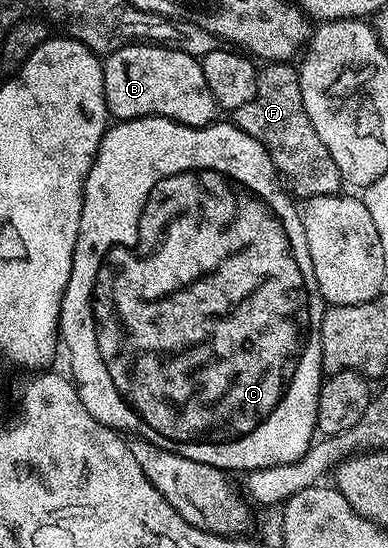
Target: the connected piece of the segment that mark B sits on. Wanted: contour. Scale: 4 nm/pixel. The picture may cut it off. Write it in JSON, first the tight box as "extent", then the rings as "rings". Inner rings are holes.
{"extent":[102,43,218,129],"rings":[[[124,43],[113,48],[112,52],[103,58],[102,64],[104,98],[108,104],[109,114],[116,121],[132,121],[135,117],[165,117],[176,121],[179,125],[200,129],[217,120],[218,106],[214,95],[210,95],[210,87],[206,87],[206,75],[202,71],[200,61],[186,55],[180,49],[155,43]]]}

